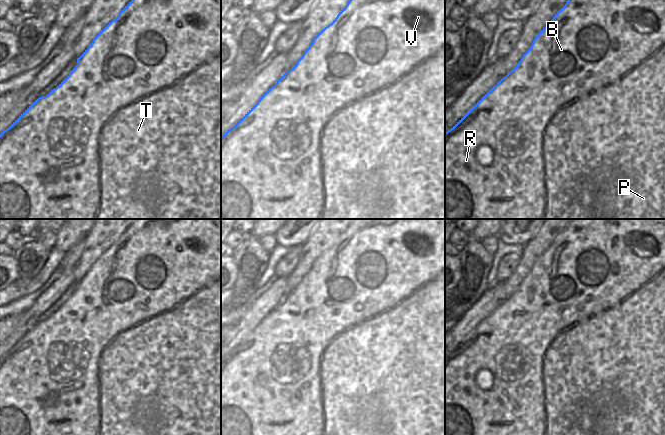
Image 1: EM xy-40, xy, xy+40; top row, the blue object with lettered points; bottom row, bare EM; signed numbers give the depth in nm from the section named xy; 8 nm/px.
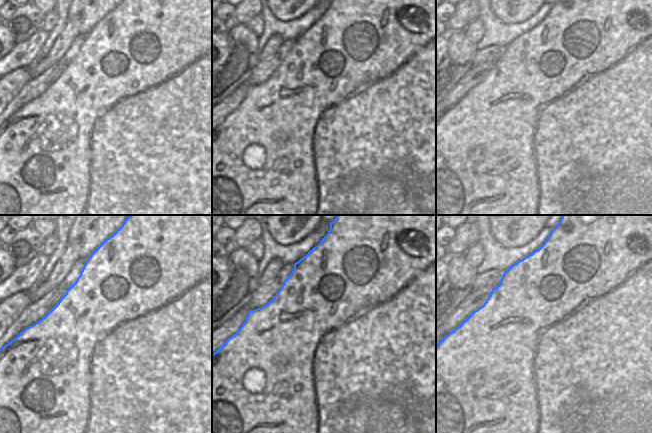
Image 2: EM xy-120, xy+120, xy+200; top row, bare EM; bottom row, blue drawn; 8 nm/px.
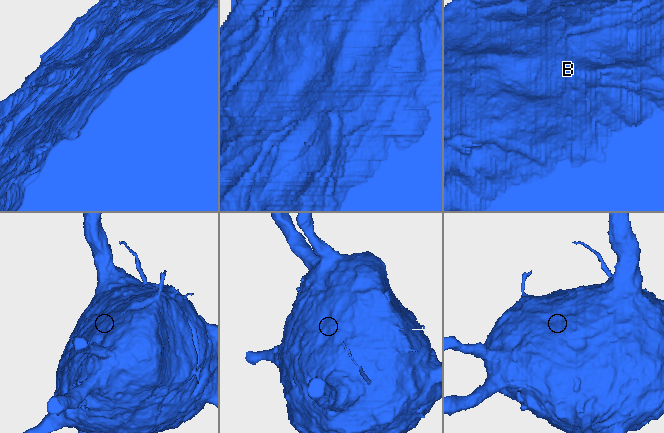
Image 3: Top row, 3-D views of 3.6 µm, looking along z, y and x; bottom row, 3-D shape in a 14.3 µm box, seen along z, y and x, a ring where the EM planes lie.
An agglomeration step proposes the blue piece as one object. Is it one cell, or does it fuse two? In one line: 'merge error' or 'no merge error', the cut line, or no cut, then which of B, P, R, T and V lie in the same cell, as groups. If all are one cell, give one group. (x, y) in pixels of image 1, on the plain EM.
no merge error | no cut | B P R T V

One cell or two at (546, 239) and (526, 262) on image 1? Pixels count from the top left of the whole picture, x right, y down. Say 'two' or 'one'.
one

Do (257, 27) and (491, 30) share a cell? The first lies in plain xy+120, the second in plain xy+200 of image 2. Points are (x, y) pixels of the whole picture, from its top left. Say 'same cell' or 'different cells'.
different cells

